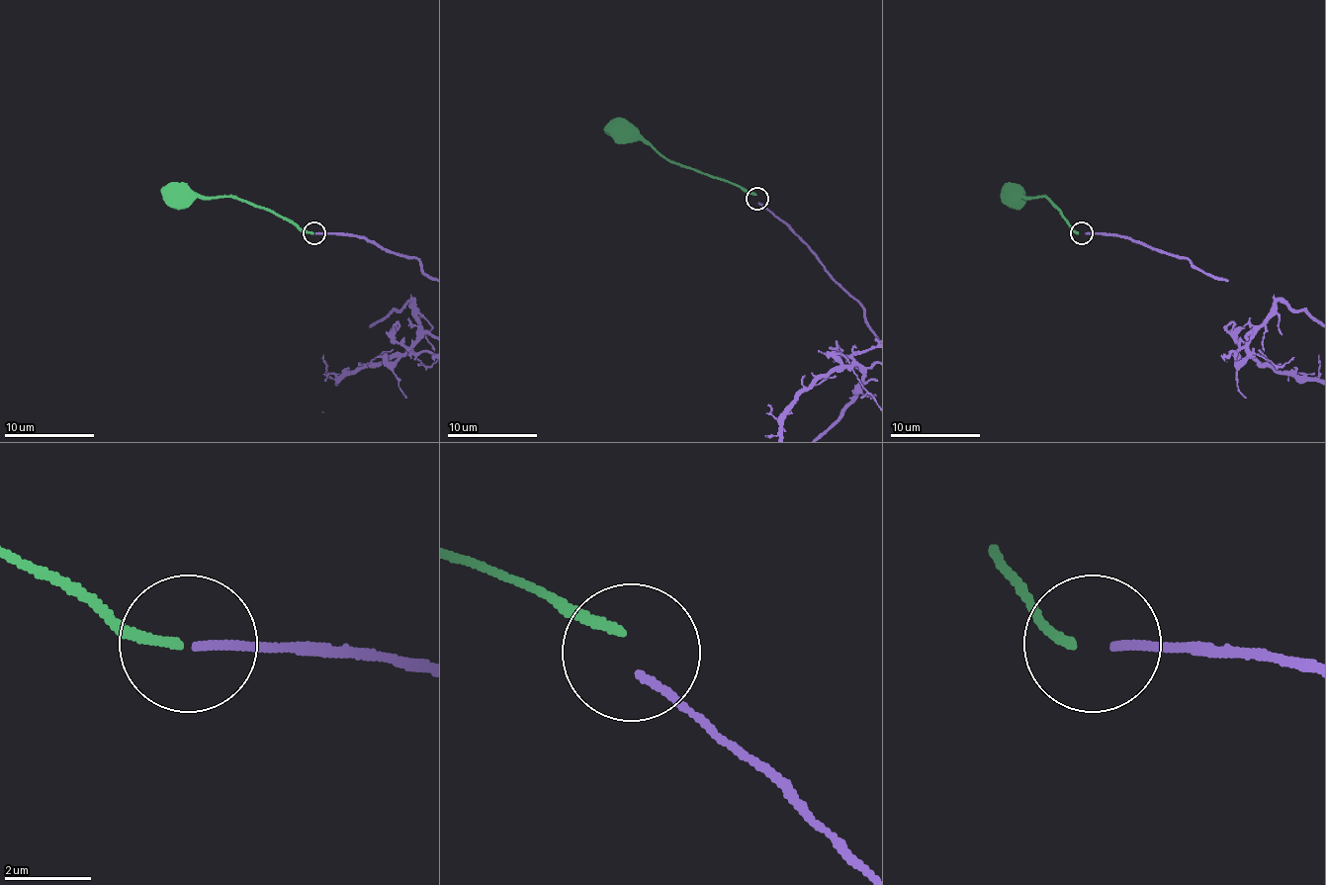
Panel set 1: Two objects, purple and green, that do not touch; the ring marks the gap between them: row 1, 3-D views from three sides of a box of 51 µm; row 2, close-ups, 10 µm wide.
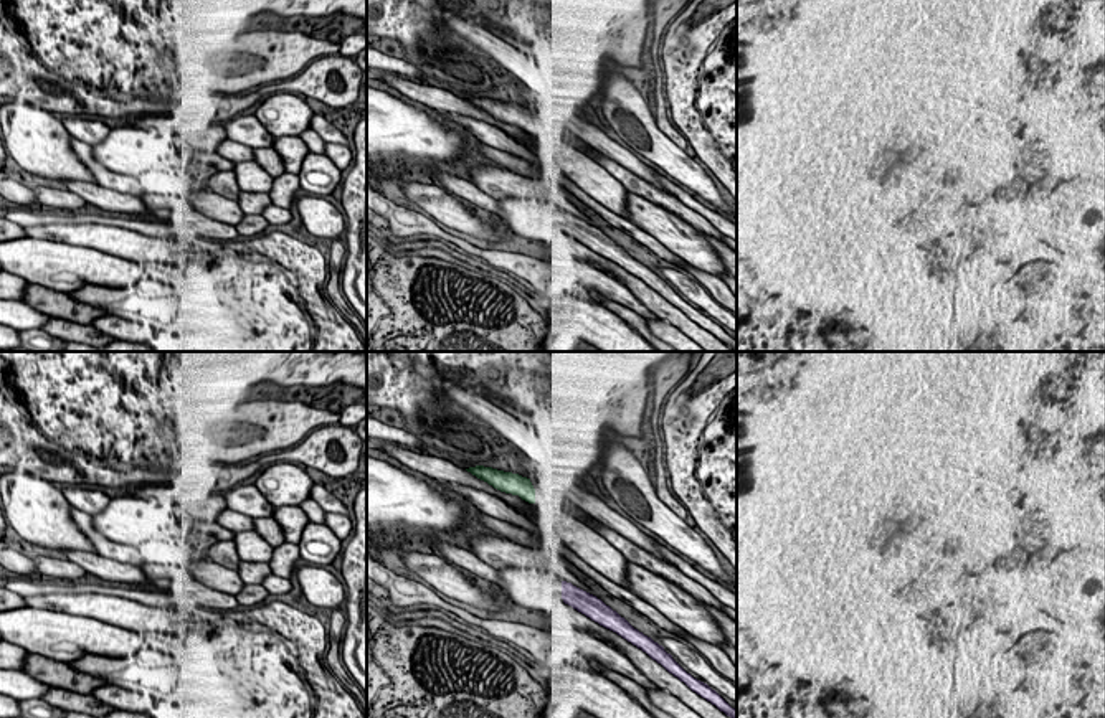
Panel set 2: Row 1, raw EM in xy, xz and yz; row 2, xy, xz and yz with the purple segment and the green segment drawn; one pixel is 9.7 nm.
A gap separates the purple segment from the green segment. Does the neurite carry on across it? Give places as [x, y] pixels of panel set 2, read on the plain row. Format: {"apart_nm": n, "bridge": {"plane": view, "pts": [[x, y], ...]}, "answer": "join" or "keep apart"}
{"apart_nm": 800, "bridge": {"plane": "xz", "pts": [[562, 212], [534, 132]]}, "answer": "join"}

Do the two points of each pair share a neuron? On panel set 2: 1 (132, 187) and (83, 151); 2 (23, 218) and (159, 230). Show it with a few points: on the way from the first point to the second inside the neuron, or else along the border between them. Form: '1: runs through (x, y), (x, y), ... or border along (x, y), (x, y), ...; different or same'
1: runs through (119, 182), (109, 180), (93, 164); same
2: runs through (56, 220), (109, 220), (126, 223); same

